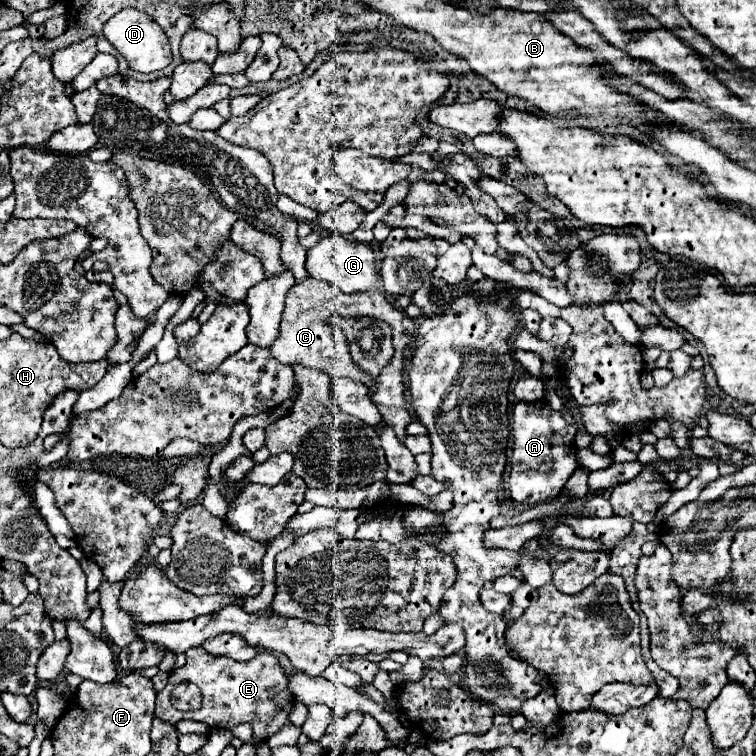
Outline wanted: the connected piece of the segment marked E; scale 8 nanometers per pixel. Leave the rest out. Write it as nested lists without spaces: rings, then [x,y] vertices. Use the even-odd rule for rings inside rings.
[[[196,646],[186,652],[186,664],[170,672],[166,688],[156,698],[156,716],[164,722],[178,724],[180,720],[196,720],[214,728],[232,730],[236,724],[248,722],[254,730],[254,740],[268,740],[286,722],[292,710],[292,696],[282,664],[270,652],[258,652],[248,662],[232,662],[224,656],[208,656],[204,648]],[[180,682],[194,682],[202,690],[202,708],[196,714],[184,714],[170,704],[170,688]]]

